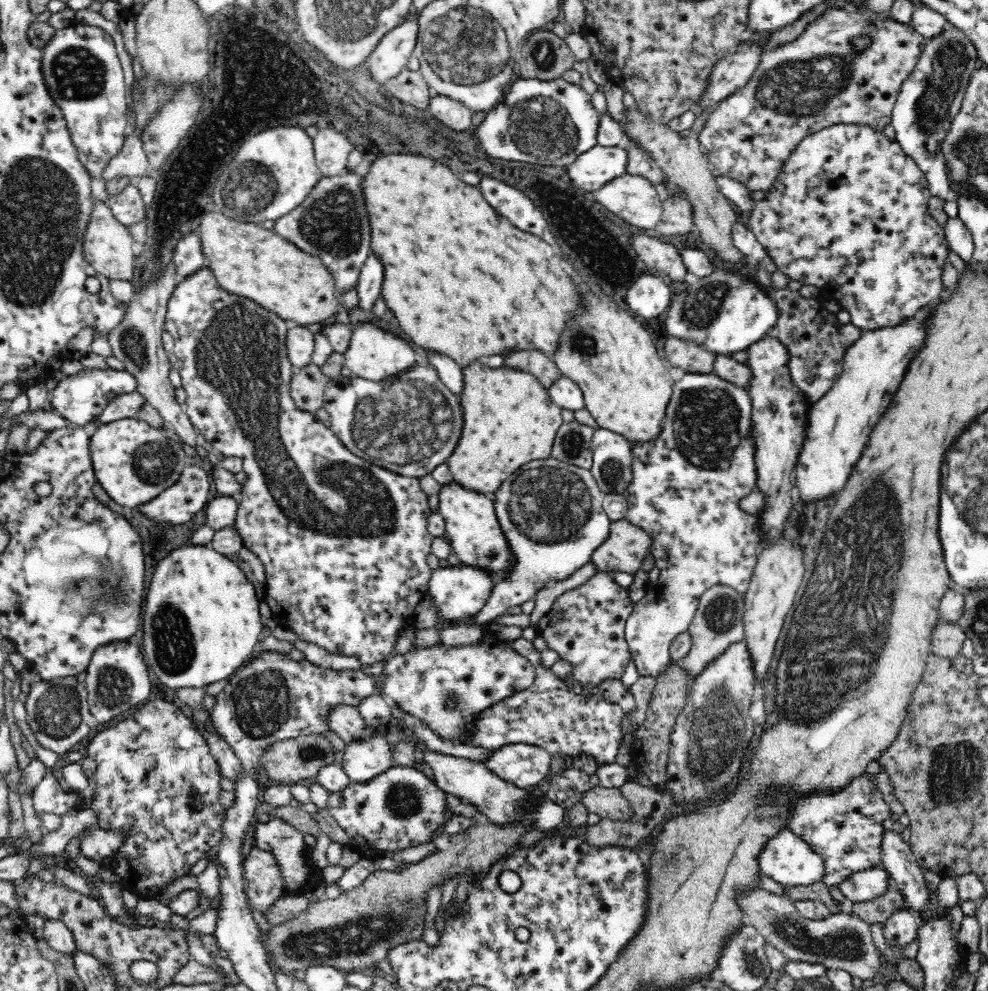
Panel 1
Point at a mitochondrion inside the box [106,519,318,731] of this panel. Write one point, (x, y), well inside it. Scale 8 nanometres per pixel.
(173, 644)

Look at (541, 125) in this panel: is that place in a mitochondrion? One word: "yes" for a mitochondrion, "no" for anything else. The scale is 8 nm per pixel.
yes

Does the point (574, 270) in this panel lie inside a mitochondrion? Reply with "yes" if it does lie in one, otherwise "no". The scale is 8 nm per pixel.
no

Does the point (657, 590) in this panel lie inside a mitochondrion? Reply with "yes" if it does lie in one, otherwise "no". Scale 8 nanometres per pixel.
no

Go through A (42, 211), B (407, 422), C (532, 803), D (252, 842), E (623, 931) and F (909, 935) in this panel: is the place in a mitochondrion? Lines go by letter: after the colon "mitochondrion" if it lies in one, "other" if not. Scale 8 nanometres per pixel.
A: mitochondrion
B: mitochondrion
C: other
D: other
E: other
F: other

